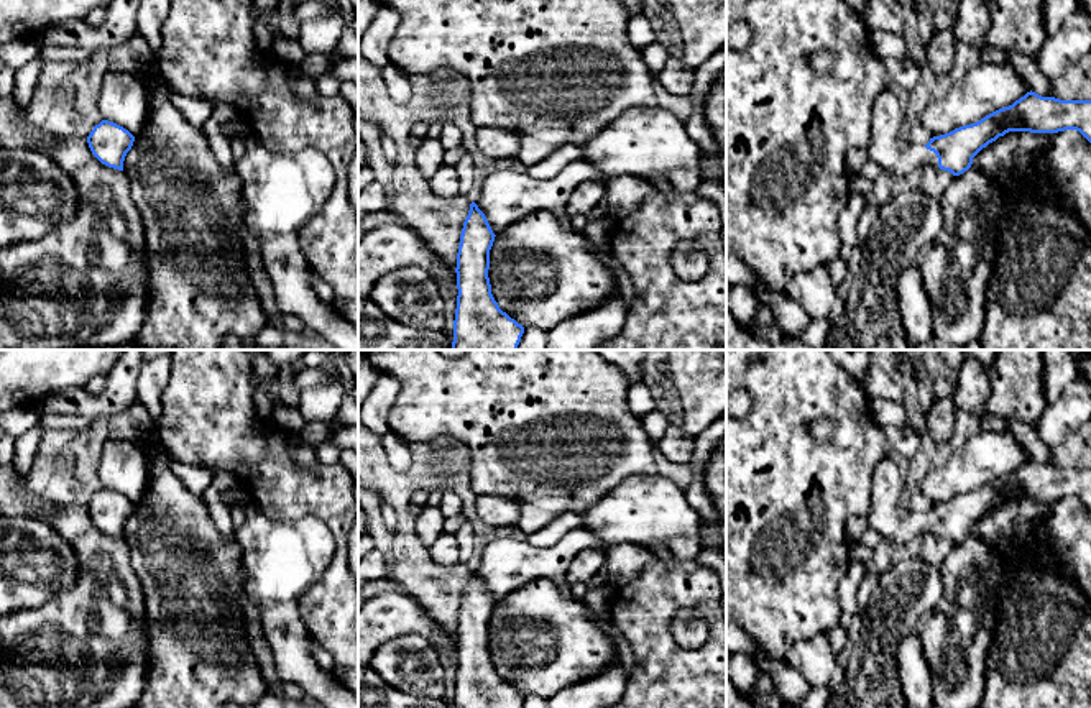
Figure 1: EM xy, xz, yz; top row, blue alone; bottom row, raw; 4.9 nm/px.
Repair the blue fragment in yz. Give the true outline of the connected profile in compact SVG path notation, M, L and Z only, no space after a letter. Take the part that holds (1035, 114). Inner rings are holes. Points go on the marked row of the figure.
M886 89L874 100L871 138L864 148L869 159L887 174L907 177L917 169L933 166L960 176L971 168L973 158L983 148L1009 131L1065 130L1076 130L1091 143L1091 100L1060 100L1030 90L976 123L933 136L925 146L914 146L905 138L899 100Z

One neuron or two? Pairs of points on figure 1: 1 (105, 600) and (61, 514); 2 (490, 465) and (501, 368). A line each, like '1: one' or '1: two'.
1: one
2: one

